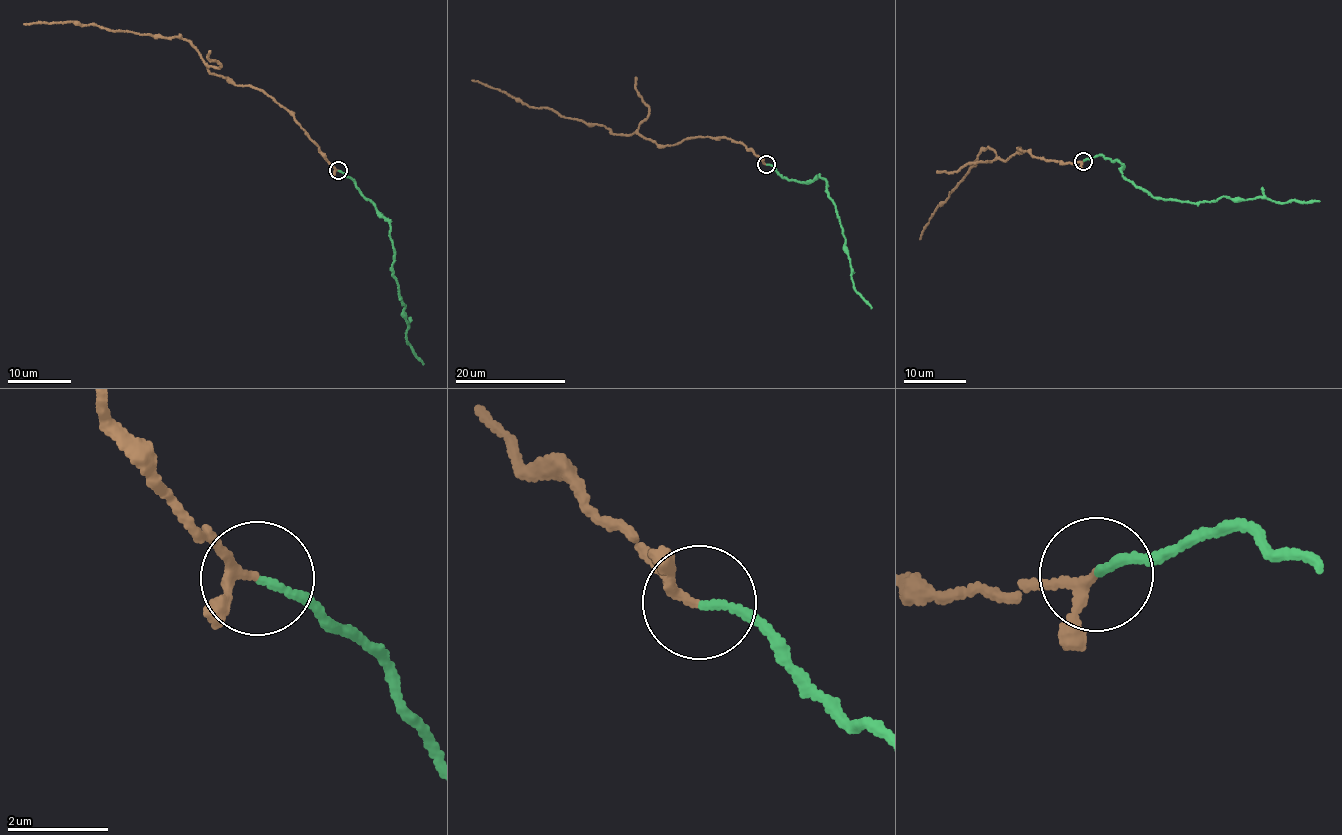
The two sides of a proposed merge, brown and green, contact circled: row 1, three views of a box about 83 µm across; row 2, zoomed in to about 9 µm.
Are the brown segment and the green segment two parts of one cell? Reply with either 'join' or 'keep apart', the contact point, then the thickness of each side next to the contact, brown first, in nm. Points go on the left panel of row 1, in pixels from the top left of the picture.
join; place (338, 170); calibres 150 and 140 nm

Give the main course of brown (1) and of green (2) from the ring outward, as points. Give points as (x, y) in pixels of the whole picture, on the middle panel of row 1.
1: (767, 164), (742, 143), (723, 137), (661, 146), (635, 132), (615, 133), (551, 109), (529, 107), (472, 80)
2: (767, 164), (793, 181), (812, 180), (817, 176), (826, 179), (845, 239), (853, 287), (871, 308)

